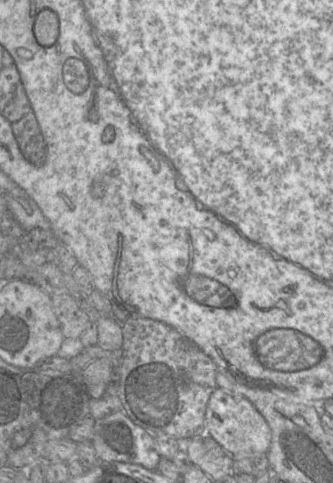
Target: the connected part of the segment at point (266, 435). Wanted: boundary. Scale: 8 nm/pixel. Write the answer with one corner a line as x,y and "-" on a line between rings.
220,387
214,390
207,404
205,433
217,441
233,460
267,454
272,438
267,421
248,399

